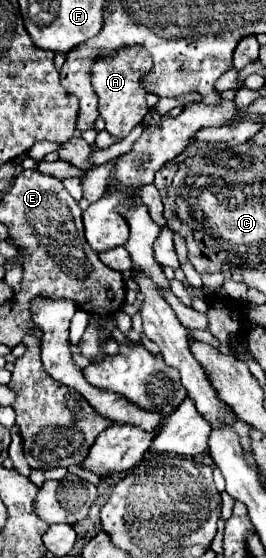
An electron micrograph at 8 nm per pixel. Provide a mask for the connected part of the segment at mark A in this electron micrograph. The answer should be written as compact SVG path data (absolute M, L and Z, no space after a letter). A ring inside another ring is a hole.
M135 48L135 50L121 50L113 56L101 56L97 64L93 64L93 90L99 96L99 116L105 120L105 130L113 138L125 138L139 122L143 122L143 116L149 112L149 106L145 102L145 88L141 88L141 76L149 72L153 66L153 60L147 50Z

